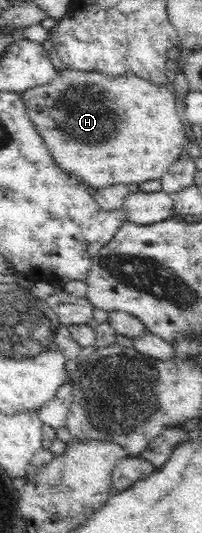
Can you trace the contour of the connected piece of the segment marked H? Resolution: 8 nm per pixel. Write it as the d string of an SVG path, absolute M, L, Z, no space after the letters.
M57 70L45 85L30 87L20 96L27 117L42 136L54 162L95 189L159 180L169 164L179 157L181 144L186 138L180 111L175 109L174 93L130 71L108 76L101 72Z

